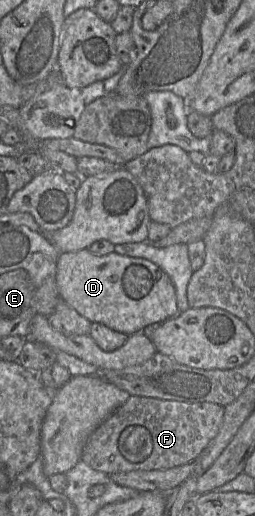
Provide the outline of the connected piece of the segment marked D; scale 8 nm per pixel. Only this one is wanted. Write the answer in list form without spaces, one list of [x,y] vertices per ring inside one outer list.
[[[88,249],[60,253],[56,284],[60,299],[81,316],[128,336],[143,333],[146,326],[163,322],[178,311],[171,279],[160,267],[143,258],[115,252],[95,255]]]

